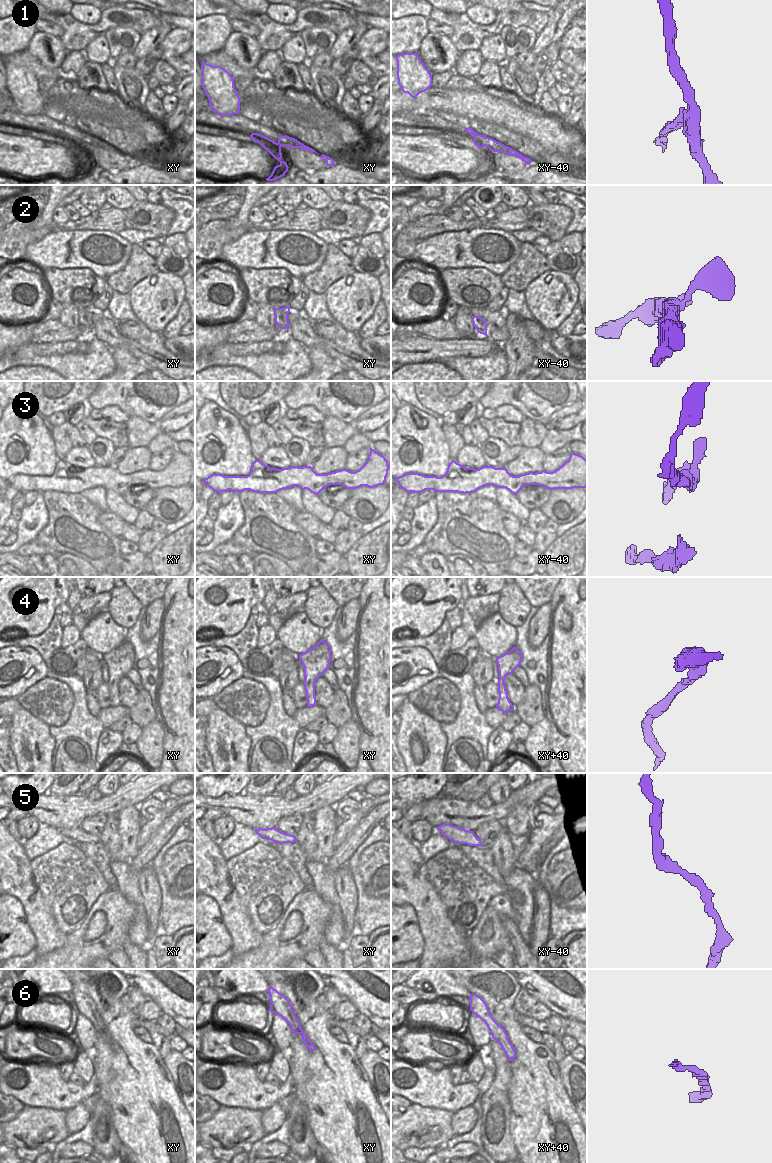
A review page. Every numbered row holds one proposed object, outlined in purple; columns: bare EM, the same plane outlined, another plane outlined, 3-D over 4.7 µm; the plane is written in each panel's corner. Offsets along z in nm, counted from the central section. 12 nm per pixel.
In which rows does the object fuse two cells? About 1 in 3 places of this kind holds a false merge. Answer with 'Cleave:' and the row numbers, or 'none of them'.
Cleave: 1

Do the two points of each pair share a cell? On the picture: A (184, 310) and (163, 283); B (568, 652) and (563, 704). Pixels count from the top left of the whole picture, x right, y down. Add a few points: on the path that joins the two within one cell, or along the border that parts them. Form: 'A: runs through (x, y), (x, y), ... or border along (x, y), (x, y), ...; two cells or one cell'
A: border along (184, 299), (177, 314), (167, 324); two cells
B: runs through (568, 665), (568, 691); one cell

